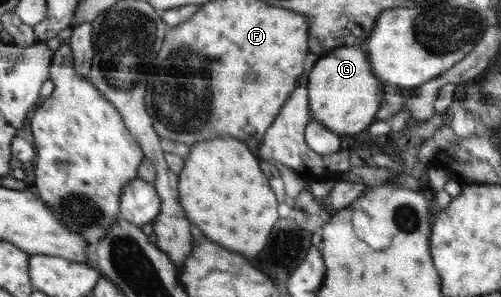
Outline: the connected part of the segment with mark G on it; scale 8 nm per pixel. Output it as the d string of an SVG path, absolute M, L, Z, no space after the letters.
M346 46L321 56L309 71L307 95L309 115L338 135L365 131L382 105L384 81L371 71L364 47Z

